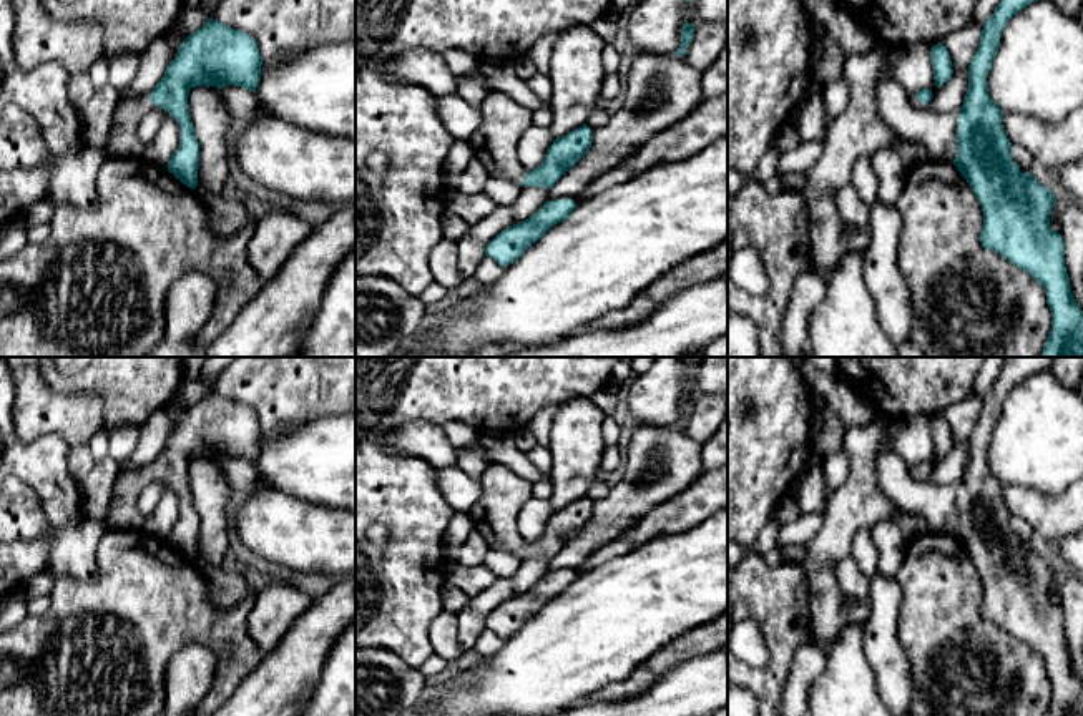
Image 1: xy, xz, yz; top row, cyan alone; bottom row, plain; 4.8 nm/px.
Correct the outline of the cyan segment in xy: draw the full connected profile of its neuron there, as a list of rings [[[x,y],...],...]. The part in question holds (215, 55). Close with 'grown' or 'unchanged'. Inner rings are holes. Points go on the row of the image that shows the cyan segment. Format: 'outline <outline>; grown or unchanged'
outline [[[213,17],[179,45],[174,60],[149,95],[123,101],[113,113],[106,158],[141,158],[138,136],[141,118],[159,106],[179,125],[179,146],[166,168],[188,188],[198,186],[199,143],[189,118],[188,95],[196,86],[226,85],[254,91],[261,80],[262,56],[252,37],[224,27]]]; grown

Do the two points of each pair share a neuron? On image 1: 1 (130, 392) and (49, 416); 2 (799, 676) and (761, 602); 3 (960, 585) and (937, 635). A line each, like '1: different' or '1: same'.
1: different
2: different
3: same

